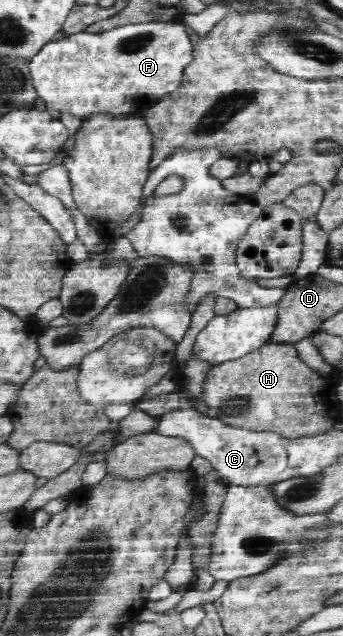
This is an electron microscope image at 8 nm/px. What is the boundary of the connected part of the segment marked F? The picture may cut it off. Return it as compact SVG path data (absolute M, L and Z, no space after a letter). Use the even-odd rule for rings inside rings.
M179 18L169 22L152 19L119 25L99 33L82 30L67 34L63 39L47 41L29 63L36 93L43 98L48 109L61 117L76 120L90 112L104 110L112 110L116 114L132 110L145 111L161 95L170 93L178 87L186 67L194 61L194 44L186 27L187 25Z

